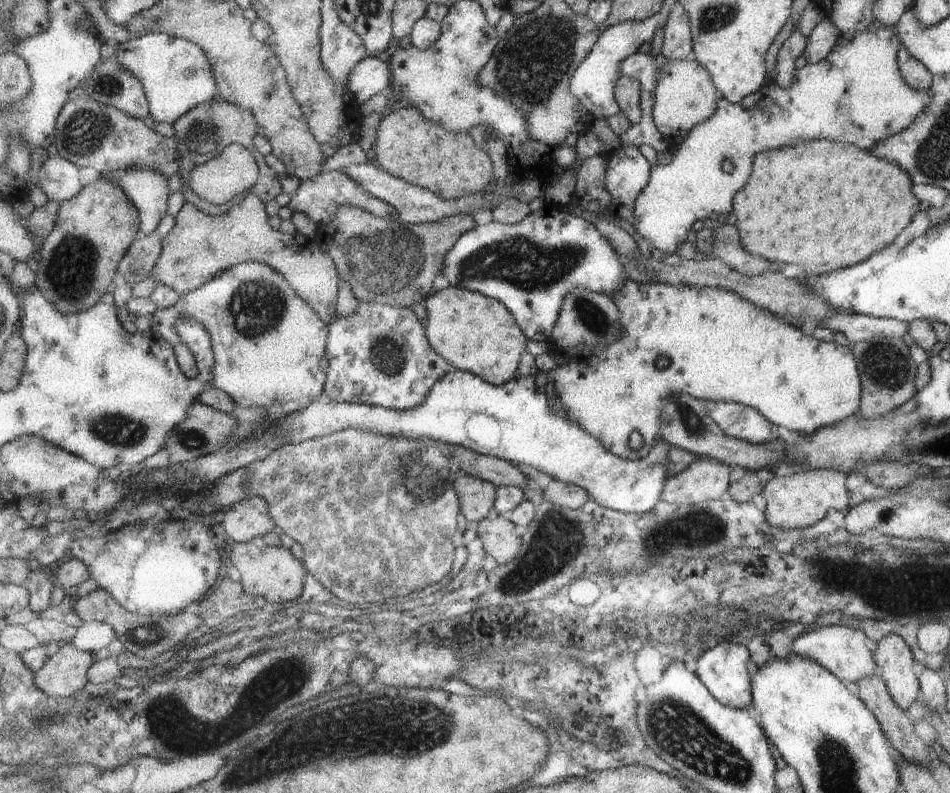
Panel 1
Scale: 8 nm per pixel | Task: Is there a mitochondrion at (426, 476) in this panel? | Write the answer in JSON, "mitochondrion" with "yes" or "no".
{"mitochondrion":"yes"}

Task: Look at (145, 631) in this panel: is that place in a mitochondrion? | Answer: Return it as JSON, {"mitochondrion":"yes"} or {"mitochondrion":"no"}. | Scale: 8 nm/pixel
{"mitochondrion":"yes"}

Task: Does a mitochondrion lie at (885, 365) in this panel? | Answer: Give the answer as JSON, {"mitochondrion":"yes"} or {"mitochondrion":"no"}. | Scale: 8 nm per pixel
{"mitochondrion":"yes"}

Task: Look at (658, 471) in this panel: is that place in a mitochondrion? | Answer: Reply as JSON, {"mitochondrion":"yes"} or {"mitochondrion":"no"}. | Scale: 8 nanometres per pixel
{"mitochondrion":"no"}

